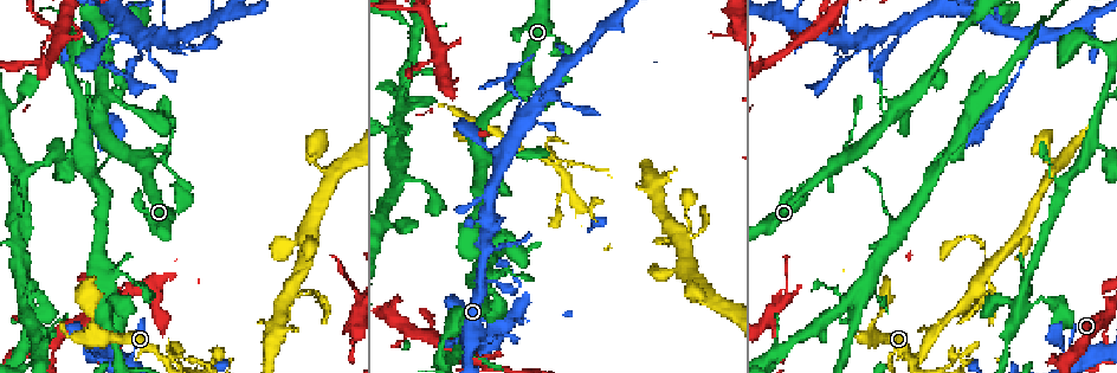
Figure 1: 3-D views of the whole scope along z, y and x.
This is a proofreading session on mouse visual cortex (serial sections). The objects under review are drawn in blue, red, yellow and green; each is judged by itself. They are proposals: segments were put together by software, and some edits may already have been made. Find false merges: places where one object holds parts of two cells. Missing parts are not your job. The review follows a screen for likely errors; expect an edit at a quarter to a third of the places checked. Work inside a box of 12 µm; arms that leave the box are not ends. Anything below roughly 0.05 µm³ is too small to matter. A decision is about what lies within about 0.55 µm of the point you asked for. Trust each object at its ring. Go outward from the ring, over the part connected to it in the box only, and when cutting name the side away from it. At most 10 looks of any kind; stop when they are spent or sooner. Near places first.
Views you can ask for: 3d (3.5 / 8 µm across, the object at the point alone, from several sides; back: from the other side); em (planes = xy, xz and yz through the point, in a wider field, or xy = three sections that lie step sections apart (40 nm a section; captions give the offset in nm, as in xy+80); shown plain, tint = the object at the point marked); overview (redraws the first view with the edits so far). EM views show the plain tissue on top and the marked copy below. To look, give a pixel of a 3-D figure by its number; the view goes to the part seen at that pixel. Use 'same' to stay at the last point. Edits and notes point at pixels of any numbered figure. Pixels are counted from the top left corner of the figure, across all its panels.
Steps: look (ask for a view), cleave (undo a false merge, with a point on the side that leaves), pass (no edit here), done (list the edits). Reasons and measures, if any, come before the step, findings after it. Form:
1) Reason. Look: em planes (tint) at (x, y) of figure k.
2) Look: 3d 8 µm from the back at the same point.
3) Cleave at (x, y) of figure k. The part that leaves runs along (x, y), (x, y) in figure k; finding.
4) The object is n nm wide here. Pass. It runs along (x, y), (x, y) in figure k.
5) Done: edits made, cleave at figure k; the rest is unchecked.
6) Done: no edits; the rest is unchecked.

Sharp bend. Look: 3d 3.5 µm at (1021, 62) of figure 1.

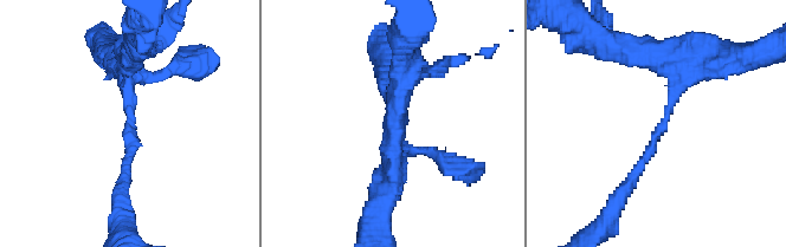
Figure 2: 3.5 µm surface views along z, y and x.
The arms are 150, 300 nm wide. Look: em xy step 1 (tint) at (125, 123) of figure 2.

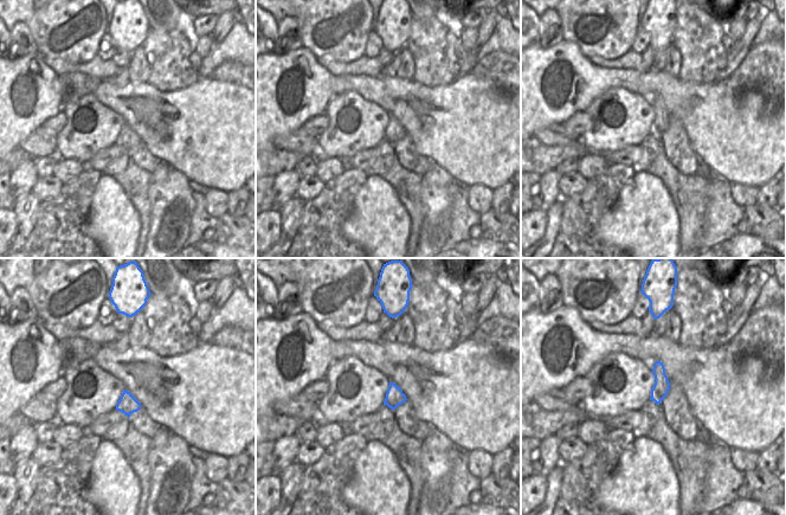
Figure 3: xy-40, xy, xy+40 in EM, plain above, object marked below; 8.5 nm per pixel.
The object is 160 nm wide here. Pass. It runs along (698, 54), (626, 188) in figure 2; one cell here.

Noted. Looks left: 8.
Sudden change in width. Look: 3d 3.5 µm at (167, 153) of figure 1.

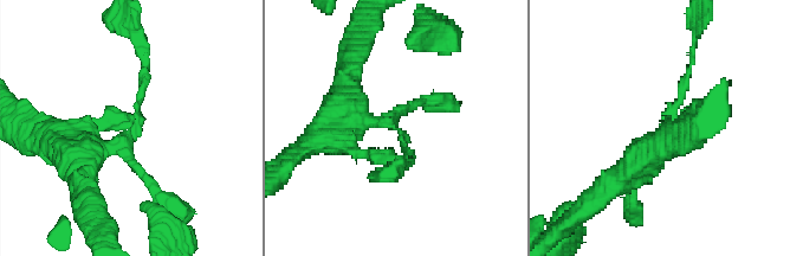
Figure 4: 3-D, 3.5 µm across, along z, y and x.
Look: em xy step 5 (tint) at (398, 131) of figure 4.

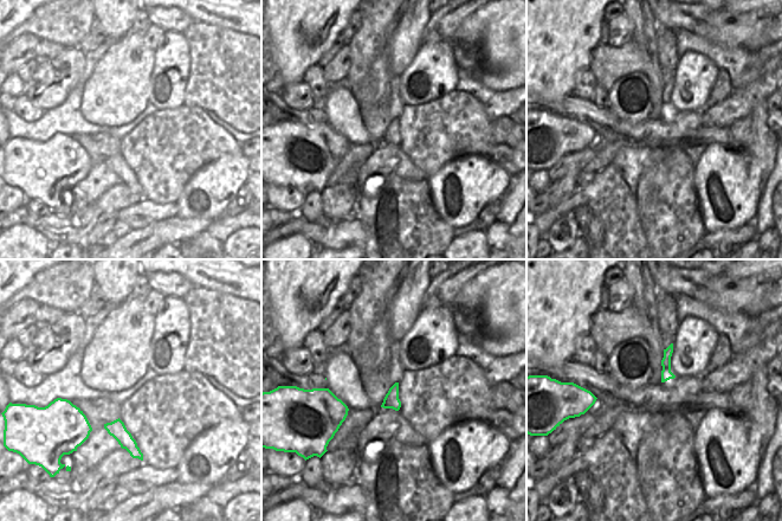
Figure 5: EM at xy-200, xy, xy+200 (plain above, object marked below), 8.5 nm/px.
Pass. It runs along (79, 166), (137, 122), (144, 53) in figure 4; continuous, no second cell.

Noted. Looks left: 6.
Calibre changes. Look: 3d 3.5 µm from the back at (87, 305) of figure 1.

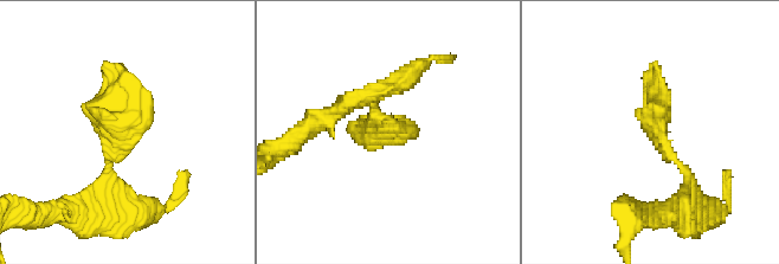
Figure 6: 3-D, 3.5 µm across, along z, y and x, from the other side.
Shape alone is not enough. Look: em xy step 3 (tint) at (657, 129) of figure 6.

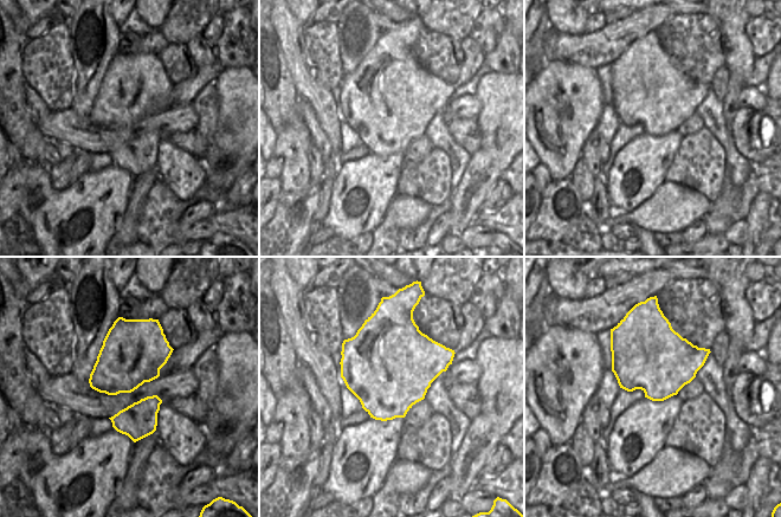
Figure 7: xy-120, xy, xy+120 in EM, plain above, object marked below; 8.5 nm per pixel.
Look: em xy step 2 (tint) at the same point.

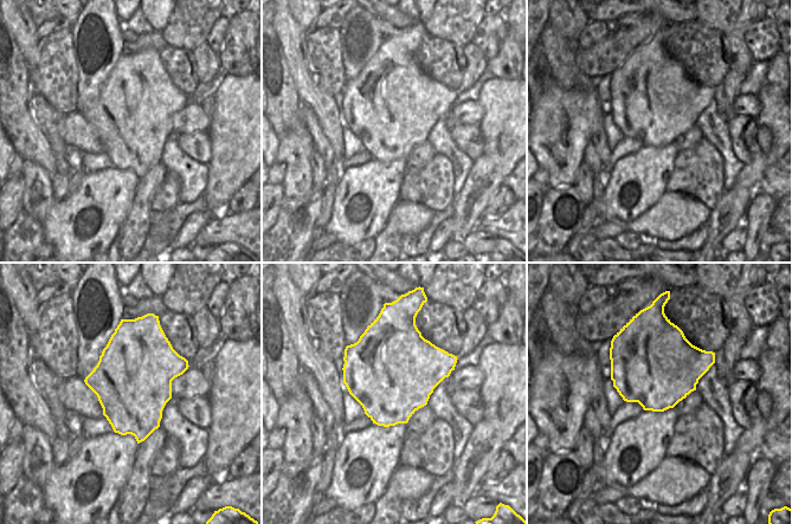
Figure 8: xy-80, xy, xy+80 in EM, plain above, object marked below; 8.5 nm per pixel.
Pass. It runs along (683, 194), (687, 172), (654, 128), (656, 63) in figure 6; one cell here.

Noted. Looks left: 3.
Thick turns thin. Look: 3d 3.5 µm at (910, 353) of figure 1.

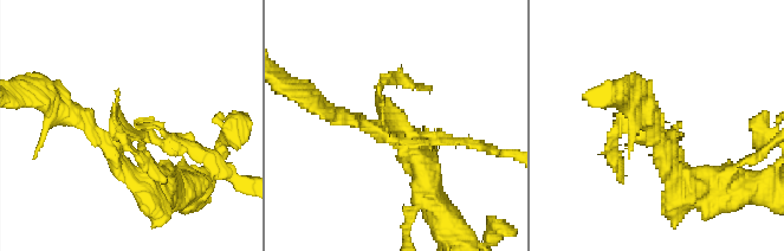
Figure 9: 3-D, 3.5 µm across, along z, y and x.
Look: em xy step 1 (tint) at (389, 127) of figure 9.

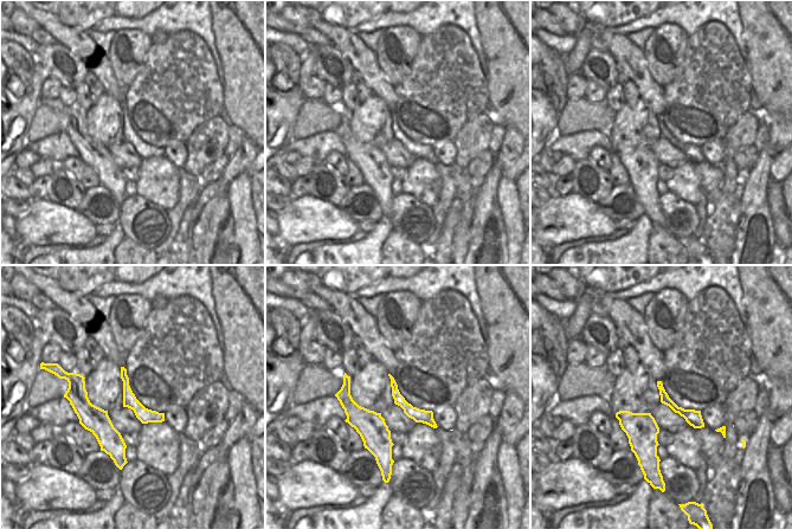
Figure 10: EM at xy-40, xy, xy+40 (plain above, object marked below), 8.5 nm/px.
Cleave at (190, 143) of figure 9. The part that leaves runs along (390, 129), (380, 87), (387, 81), (427, 87) in figure 9; a second cell is stuck on.

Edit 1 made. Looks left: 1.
Done: edits made, cleave at figure 9; the rest is unchecked.

